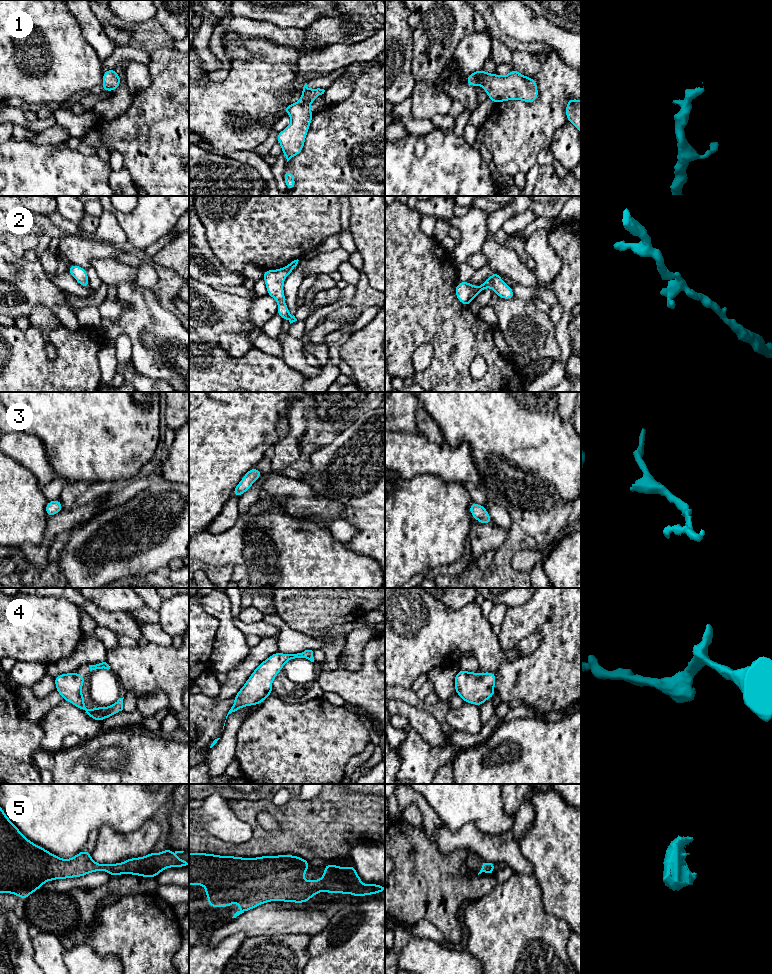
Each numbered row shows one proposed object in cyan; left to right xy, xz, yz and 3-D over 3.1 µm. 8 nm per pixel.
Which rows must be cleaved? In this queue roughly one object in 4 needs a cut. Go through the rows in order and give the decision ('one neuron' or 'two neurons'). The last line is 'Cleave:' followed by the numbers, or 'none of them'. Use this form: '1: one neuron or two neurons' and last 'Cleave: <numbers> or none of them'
1: one neuron
2: one neuron
3: one neuron
4: one neuron
5: one neuron
Cleave: none of them

